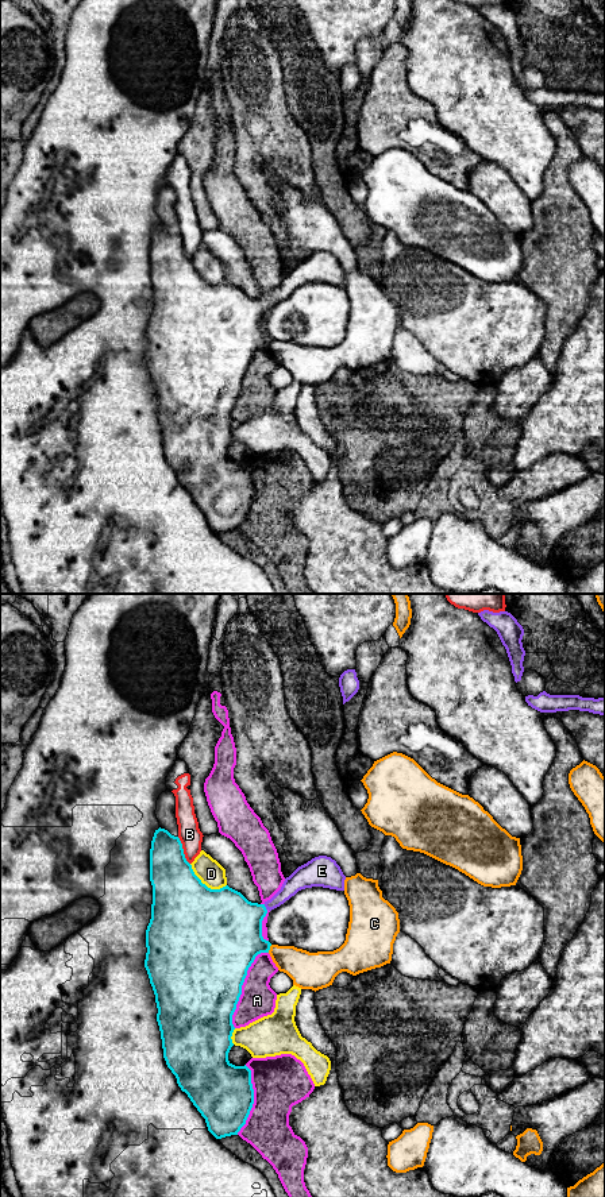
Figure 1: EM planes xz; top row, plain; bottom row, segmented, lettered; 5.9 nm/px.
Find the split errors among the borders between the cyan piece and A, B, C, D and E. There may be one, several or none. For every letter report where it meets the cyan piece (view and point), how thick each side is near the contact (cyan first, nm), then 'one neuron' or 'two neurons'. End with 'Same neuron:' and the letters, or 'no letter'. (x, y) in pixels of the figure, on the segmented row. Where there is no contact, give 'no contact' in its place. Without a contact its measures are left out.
A: xz (241, 987) | 500/200 nm | two neurons
B: xz (182, 850) | 300/140 nm | two neurons
C: xz (269, 949) | 400/200 nm | two neurons
D: xz (204, 884) | 480/150 nm | two neurons
E: xz (265, 907) | 400/110 nm | one neuron
Same neuron: E

